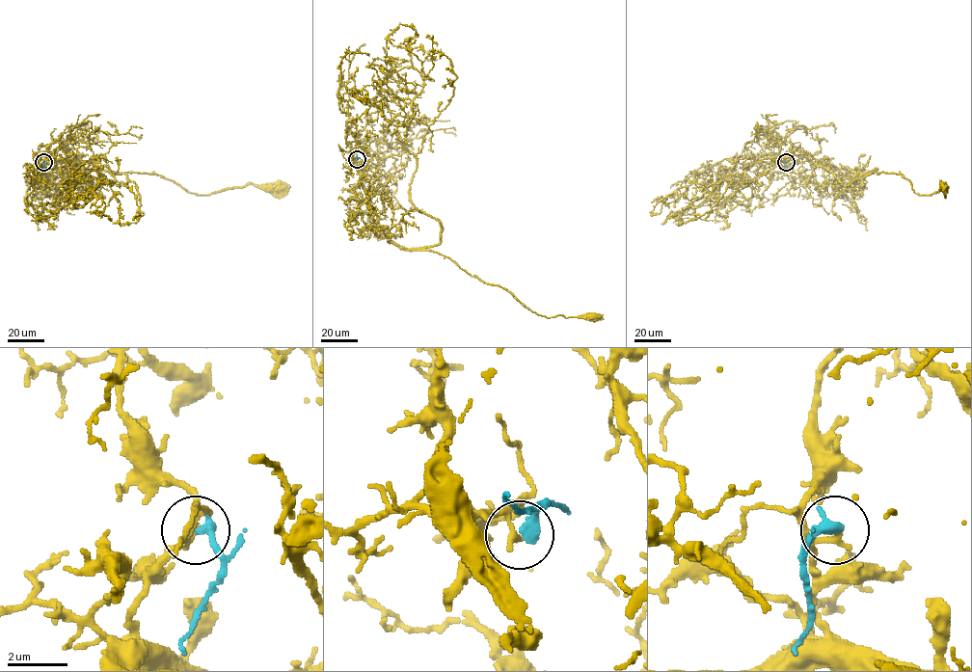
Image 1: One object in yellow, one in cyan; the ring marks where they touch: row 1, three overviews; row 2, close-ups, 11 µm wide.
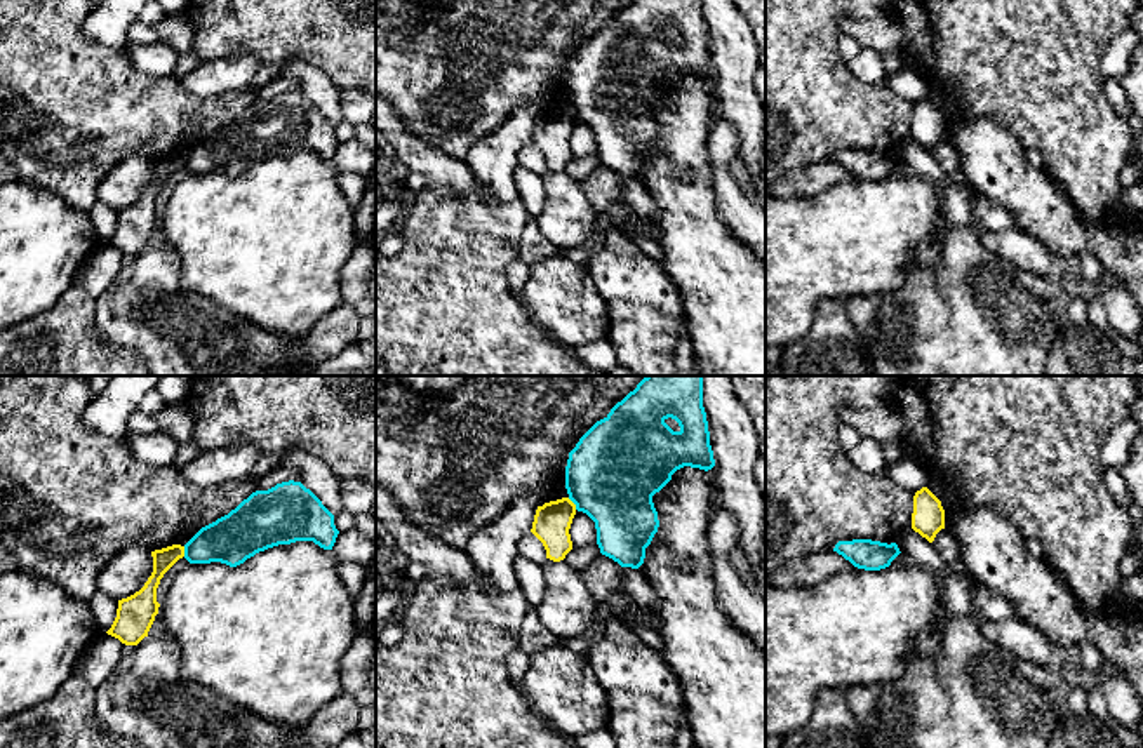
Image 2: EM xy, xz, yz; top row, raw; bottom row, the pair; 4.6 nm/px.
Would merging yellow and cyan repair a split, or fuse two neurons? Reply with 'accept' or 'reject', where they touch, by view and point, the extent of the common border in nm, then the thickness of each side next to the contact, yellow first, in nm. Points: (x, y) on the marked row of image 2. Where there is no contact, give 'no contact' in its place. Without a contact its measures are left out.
reject; contact xz (573, 503); length 70 nm; calibres 170 and 420 nm

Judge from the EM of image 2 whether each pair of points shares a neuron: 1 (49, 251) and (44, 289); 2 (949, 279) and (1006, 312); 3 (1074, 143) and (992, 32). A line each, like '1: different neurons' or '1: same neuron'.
1: same neuron
2: same neuron
3: same neuron

